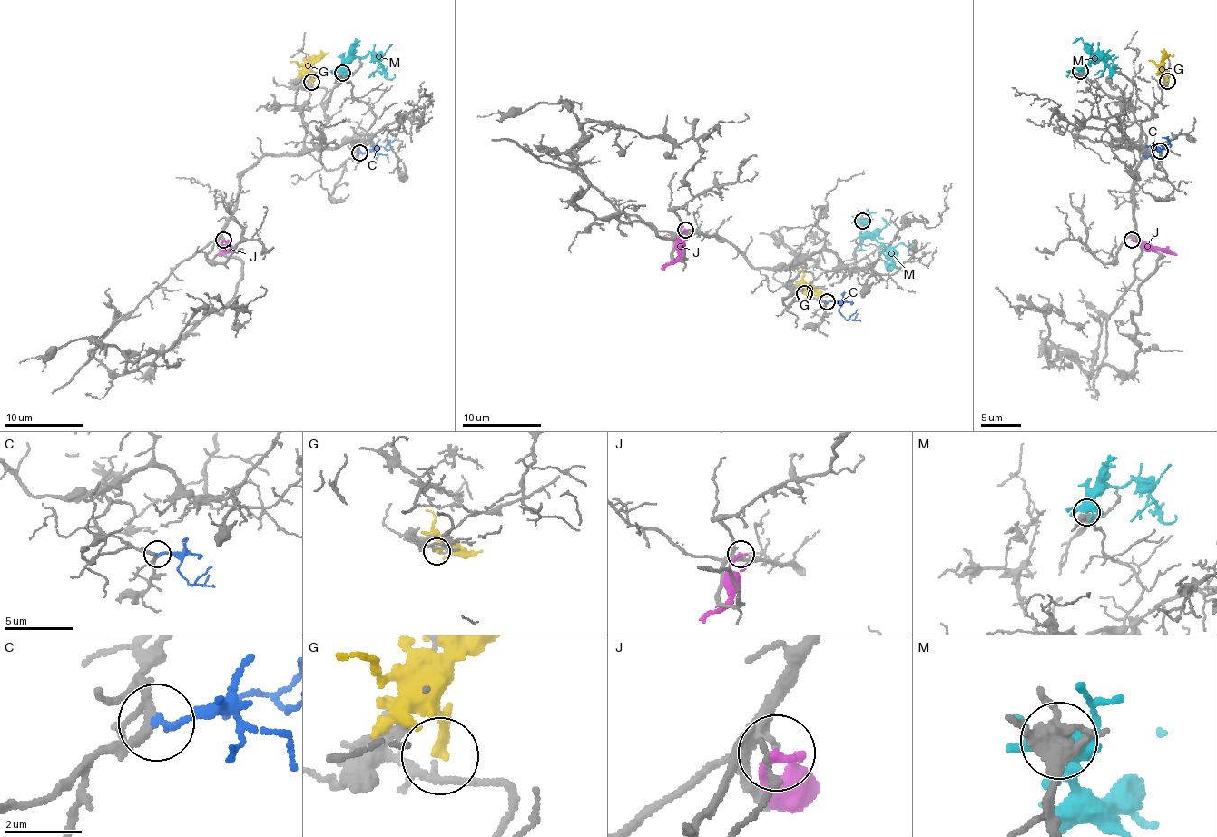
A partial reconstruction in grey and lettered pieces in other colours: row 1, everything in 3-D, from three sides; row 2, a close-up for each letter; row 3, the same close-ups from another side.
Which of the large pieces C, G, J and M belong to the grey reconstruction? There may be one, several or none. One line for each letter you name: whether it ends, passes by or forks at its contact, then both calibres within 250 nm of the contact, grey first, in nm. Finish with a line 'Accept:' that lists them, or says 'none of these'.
C: it ends; calibres 190 and 180 nm
Accept: C

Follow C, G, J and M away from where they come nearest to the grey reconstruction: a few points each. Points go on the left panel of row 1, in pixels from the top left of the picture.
C: (359, 152), (384, 146), (388, 150), (392, 146)
G: (311, 83), (312, 64), (328, 53)
J: (223, 239), (222, 245), (229, 250), (218, 255)
M: (341, 72), (345, 66), (369, 54), (387, 78), (395, 76), (394, 74)

